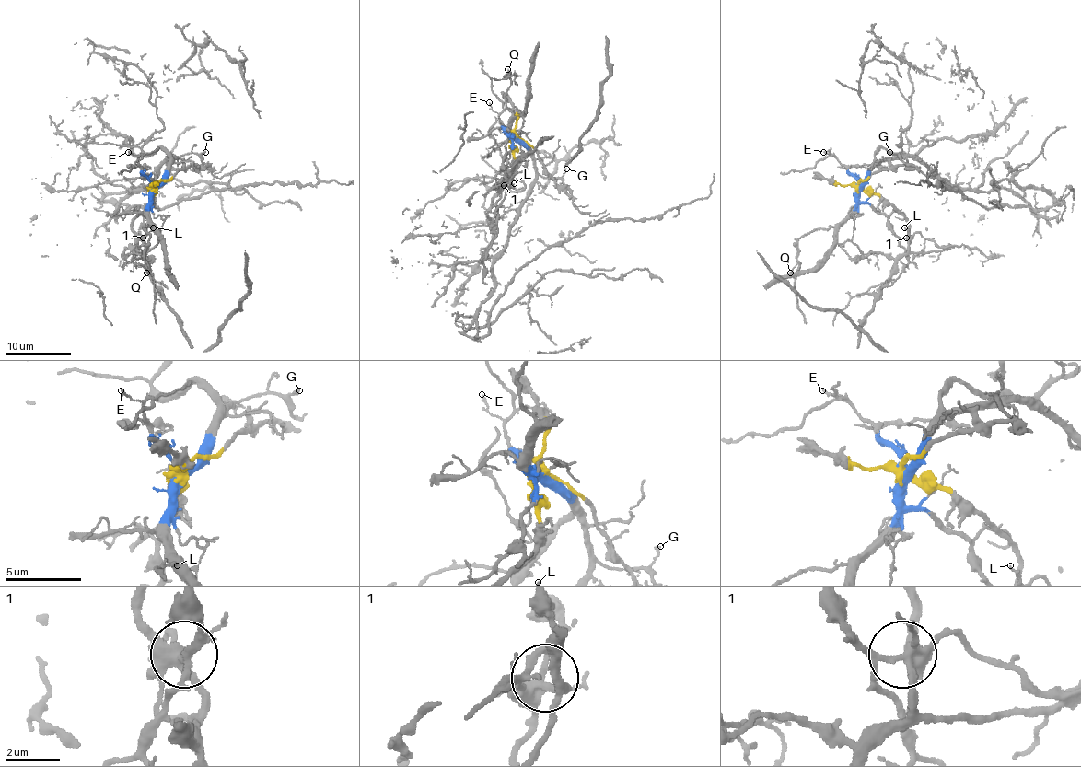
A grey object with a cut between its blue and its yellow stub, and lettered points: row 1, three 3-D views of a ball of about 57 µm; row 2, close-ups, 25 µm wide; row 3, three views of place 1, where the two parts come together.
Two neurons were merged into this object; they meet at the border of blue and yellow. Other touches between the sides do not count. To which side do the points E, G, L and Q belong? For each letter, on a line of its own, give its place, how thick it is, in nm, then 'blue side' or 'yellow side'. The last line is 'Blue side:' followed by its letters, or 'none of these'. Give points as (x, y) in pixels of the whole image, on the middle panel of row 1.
E: place (489, 102); calibre 100 nm; blue side
G: place (566, 168); calibre 140 nm; blue side
L: place (514, 183); calibre 100 nm; blue side
Q: place (507, 69); calibre 120 nm; blue side
Blue side: E, G, L, Q

